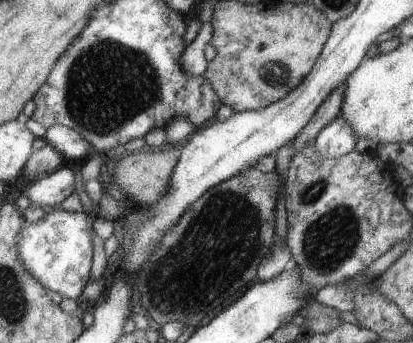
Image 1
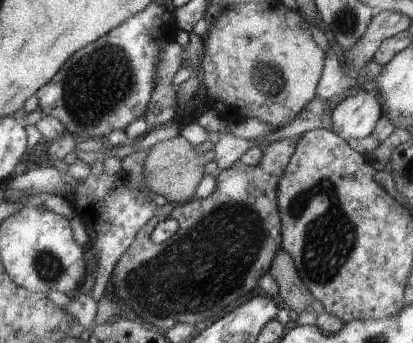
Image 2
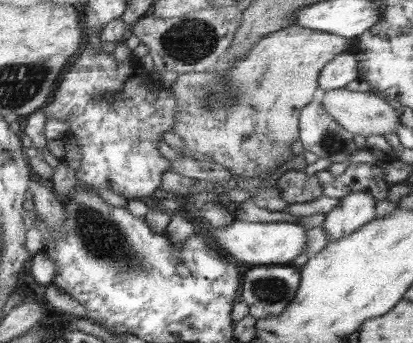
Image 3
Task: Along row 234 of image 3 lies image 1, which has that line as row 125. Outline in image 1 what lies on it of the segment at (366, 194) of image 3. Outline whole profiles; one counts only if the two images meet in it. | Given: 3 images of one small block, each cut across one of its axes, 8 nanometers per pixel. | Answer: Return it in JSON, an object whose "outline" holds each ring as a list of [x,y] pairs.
{"outline":[[[341,116],[329,124],[321,134],[319,138],[315,140],[317,142],[317,150],[325,156],[325,158],[343,158],[343,156],[349,156],[351,152],[355,152],[355,146],[357,146],[357,132],[345,124],[345,120],[341,120]]]}

